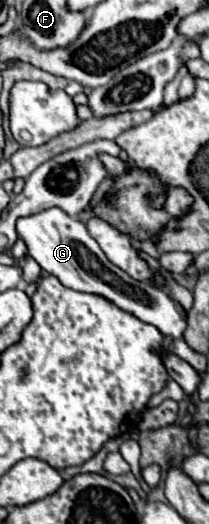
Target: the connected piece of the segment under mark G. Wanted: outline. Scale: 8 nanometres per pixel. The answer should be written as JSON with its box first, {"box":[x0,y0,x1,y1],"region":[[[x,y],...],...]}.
{"box":[16,207,186,345],"region":[[[52,207],[42,213],[22,217],[16,223],[18,237],[24,239],[28,255],[50,275],[56,275],[64,287],[74,291],[84,291],[92,295],[104,295],[104,299],[116,303],[122,311],[136,315],[140,321],[154,325],[164,335],[164,345],[170,345],[174,339],[180,339],[186,331],[186,309],[172,301],[172,297],[144,281],[132,279],[128,273],[120,271],[102,251],[100,245],[88,235],[86,225],[74,217],[68,217],[62,209]]]}

